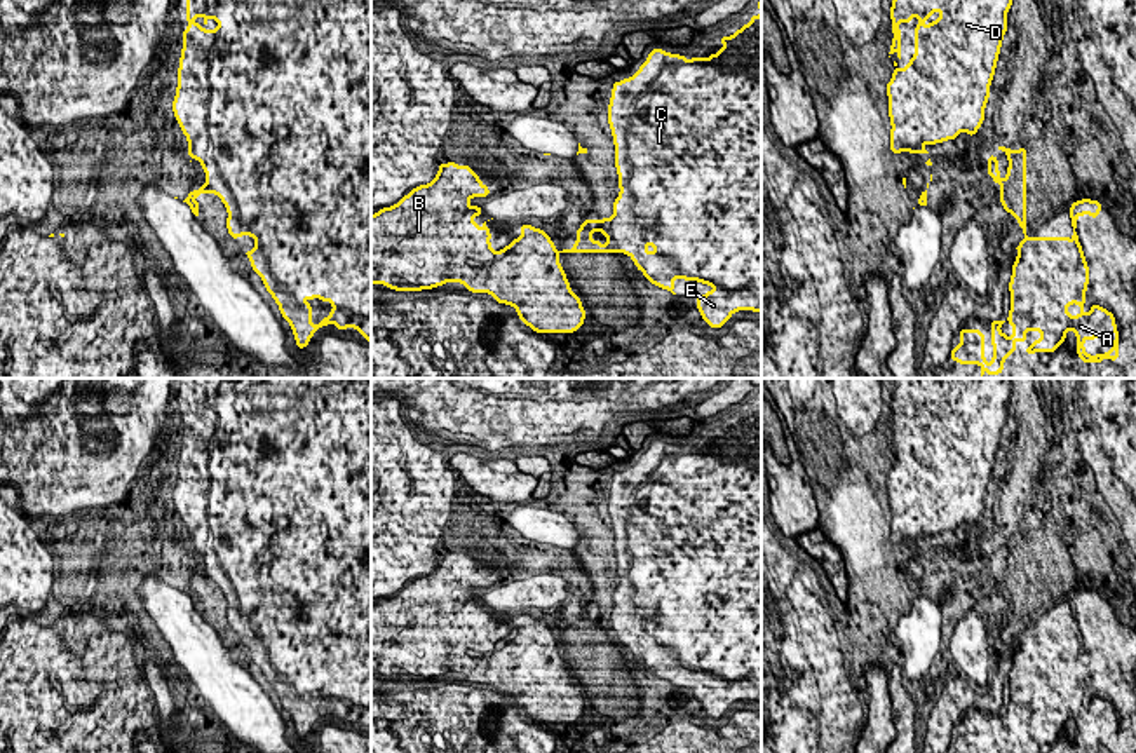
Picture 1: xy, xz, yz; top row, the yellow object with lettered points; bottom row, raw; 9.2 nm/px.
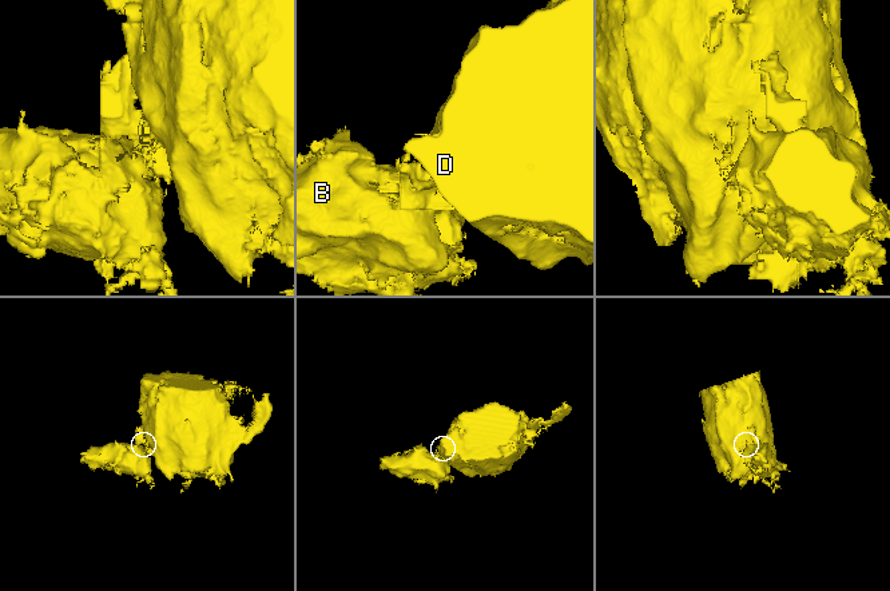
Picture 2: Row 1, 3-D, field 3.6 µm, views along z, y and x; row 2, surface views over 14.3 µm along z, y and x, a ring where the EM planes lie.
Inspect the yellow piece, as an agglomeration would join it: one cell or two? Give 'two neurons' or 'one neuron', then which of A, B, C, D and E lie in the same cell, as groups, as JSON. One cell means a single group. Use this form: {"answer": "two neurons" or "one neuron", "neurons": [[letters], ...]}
{"answer": "one neuron", "neurons": [["A", "B", "C", "D", "E"]]}

